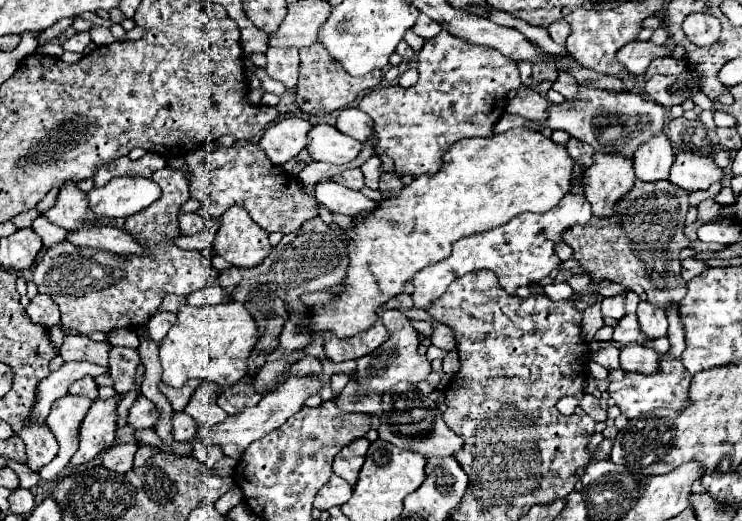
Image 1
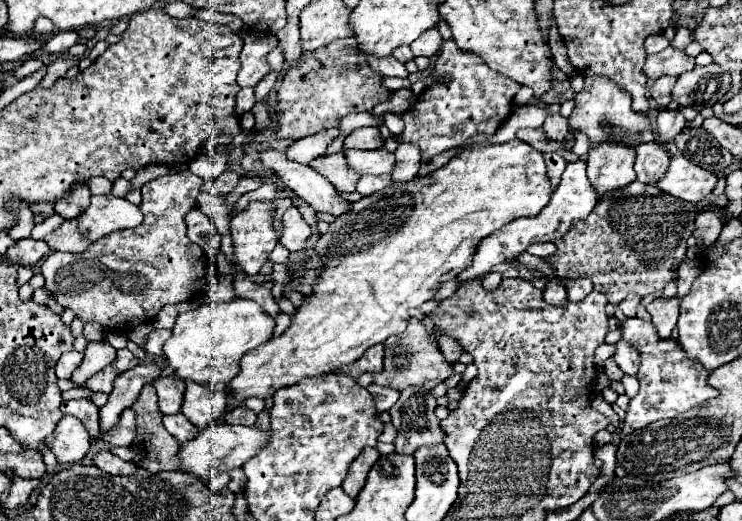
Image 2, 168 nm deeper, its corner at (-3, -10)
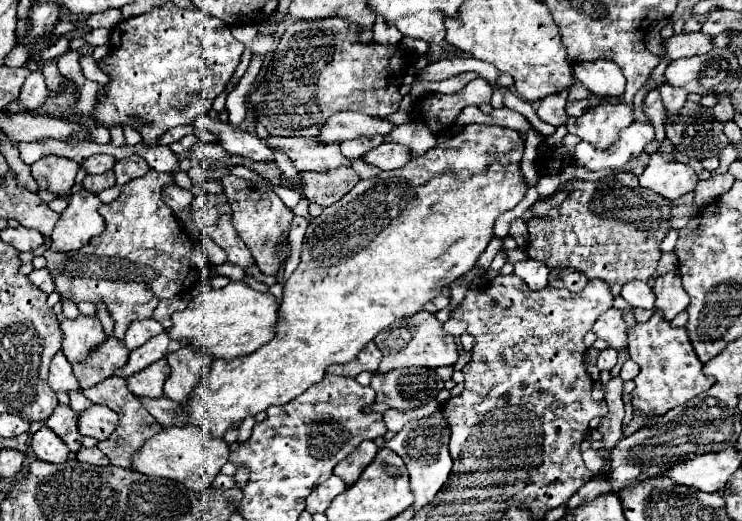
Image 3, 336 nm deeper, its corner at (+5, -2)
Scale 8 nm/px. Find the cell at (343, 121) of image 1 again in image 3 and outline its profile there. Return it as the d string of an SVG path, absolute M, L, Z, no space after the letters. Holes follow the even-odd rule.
M364 136L364 138L354 138L354 140L346 140L340 144L340 150L342 154L348 158L348 160L354 160L354 158L360 158L362 154L366 154L368 150L372 150L374 146L382 144L384 138L380 136Z

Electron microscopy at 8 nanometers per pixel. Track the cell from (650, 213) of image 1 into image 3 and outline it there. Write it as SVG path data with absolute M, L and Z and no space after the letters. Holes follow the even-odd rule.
M632 172L614 174L596 182L580 182L580 186L572 186L572 196L564 200L564 206L560 206L560 210L556 210L552 218L530 218L526 222L530 234L526 250L532 260L544 262L550 270L576 268L582 270L590 280L600 278L610 286L624 286L632 280L648 282L656 274L656 266L662 256L660 244L670 230L670 210L672 202L640 186L638 176L634 176Z

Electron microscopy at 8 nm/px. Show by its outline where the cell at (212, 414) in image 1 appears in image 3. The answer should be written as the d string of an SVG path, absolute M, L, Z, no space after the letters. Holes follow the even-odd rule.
M186 346L168 354L166 360L172 372L164 384L164 394L170 400L186 406L196 394L196 388L200 386L206 368L210 366L210 356L204 352L196 354L196 350L188 350Z

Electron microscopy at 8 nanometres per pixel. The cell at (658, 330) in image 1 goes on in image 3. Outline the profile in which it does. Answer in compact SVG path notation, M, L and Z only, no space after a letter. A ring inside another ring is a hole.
M668 272L656 278L654 282L654 294L656 294L656 310L662 312L664 320L672 320L676 314L680 314L688 306L688 294L682 288L680 274Z

